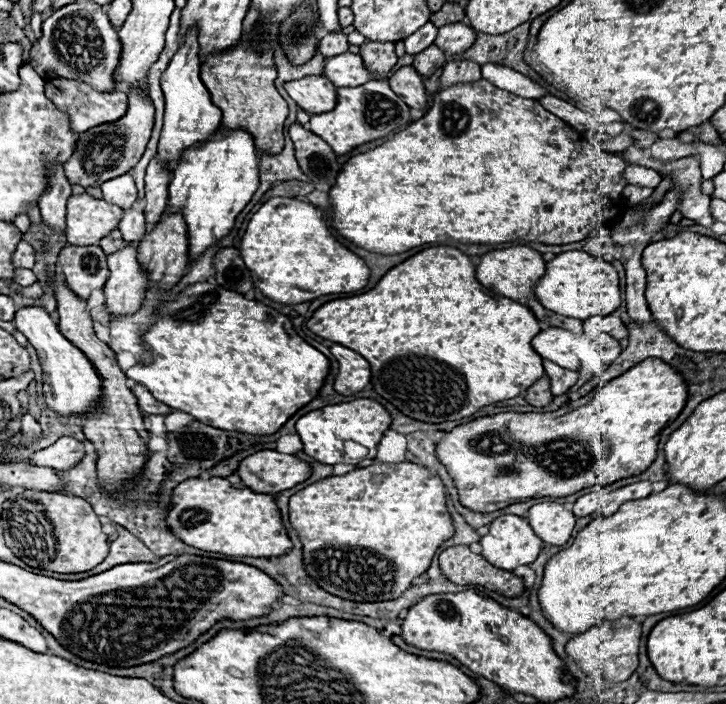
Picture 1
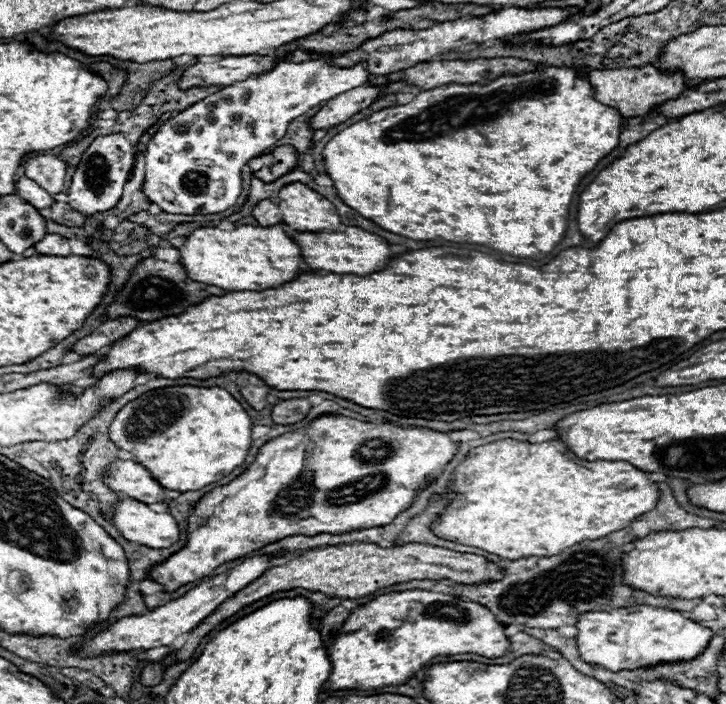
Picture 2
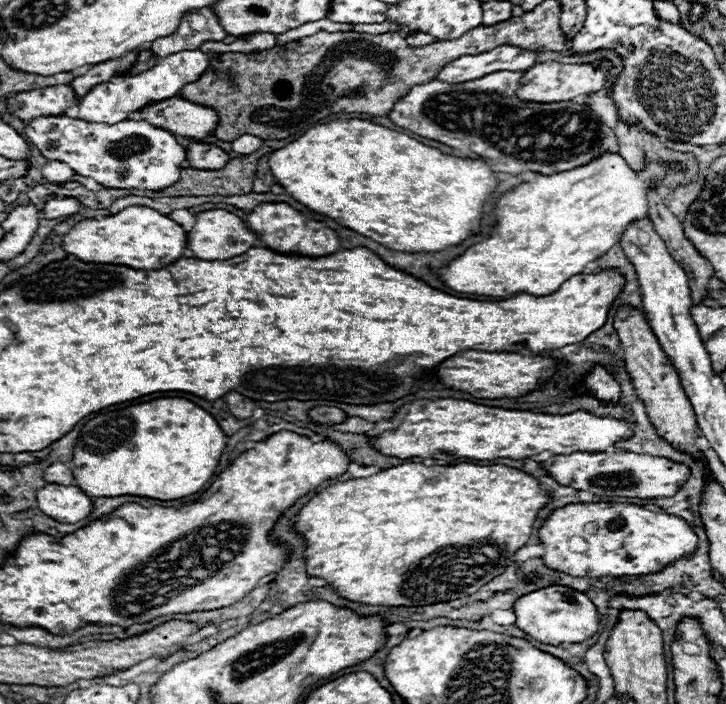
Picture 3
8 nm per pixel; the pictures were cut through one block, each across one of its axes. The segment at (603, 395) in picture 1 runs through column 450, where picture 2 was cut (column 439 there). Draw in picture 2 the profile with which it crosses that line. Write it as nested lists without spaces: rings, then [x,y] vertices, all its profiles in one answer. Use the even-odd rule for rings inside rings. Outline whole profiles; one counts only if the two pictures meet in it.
[[[336,414],[320,416],[296,432],[286,432],[266,442],[244,474],[226,486],[210,490],[190,512],[186,546],[160,564],[160,568],[154,568],[150,578],[160,582],[166,592],[174,592],[182,584],[212,574],[220,564],[286,536],[316,536],[318,532],[342,534],[360,528],[386,526],[400,512],[410,508],[414,494],[436,480],[454,454],[456,442],[450,440],[448,432],[436,432],[424,426],[402,428],[392,422],[370,424]]]

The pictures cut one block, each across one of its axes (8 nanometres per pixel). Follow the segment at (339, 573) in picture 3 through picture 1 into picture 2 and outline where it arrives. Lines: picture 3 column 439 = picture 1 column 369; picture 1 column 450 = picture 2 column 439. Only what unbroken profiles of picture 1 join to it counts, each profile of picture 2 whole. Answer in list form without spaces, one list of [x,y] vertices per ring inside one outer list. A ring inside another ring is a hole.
[[[514,438],[496,440],[470,450],[466,460],[454,470],[454,488],[464,494],[464,502],[450,498],[448,510],[432,526],[436,536],[476,546],[508,560],[526,556],[556,556],[584,540],[604,538],[650,512],[658,504],[660,496],[658,484],[650,480],[646,472],[628,462],[588,462],[576,458],[562,440],[530,444]]]

